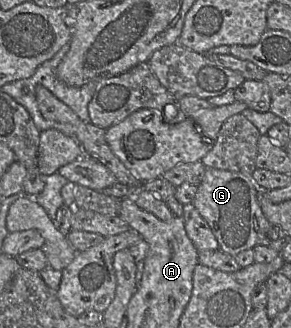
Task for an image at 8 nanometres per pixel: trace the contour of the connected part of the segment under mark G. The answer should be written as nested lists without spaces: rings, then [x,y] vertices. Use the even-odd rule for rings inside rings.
[[[206,168],[192,204],[214,234],[220,251],[235,256],[256,245],[269,246],[272,226],[265,218],[258,201],[259,185],[249,174]]]

